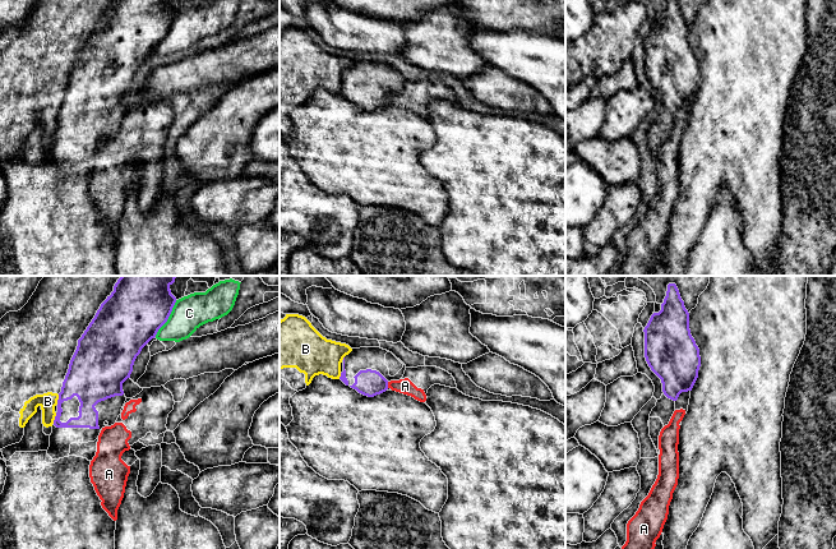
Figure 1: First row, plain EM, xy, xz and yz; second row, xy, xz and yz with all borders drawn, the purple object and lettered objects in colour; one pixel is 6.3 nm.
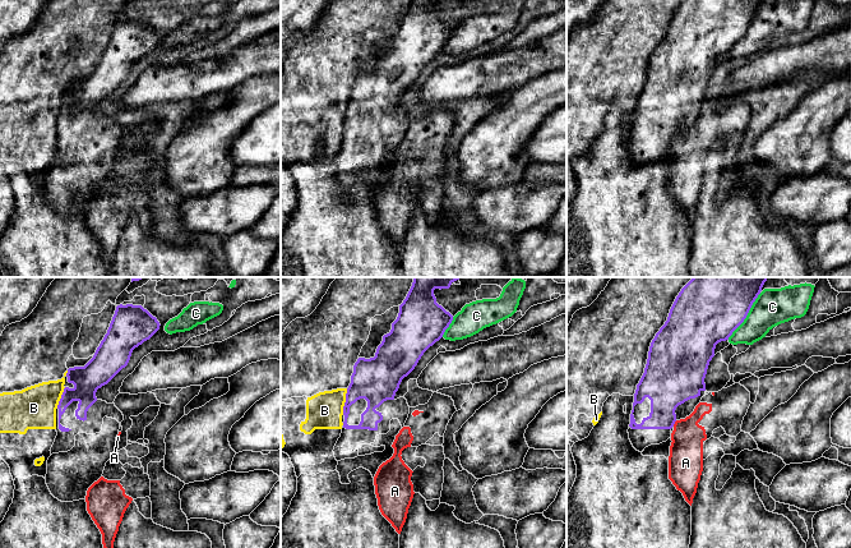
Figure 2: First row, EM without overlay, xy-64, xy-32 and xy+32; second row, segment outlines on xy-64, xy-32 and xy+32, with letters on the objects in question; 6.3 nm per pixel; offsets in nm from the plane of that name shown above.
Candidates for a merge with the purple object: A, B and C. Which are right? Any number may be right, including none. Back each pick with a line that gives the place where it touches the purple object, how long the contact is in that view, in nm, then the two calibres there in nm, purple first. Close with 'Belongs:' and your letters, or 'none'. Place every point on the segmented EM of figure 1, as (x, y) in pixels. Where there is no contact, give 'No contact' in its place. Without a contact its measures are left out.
Belongs: none

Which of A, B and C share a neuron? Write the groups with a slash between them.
A C / B

